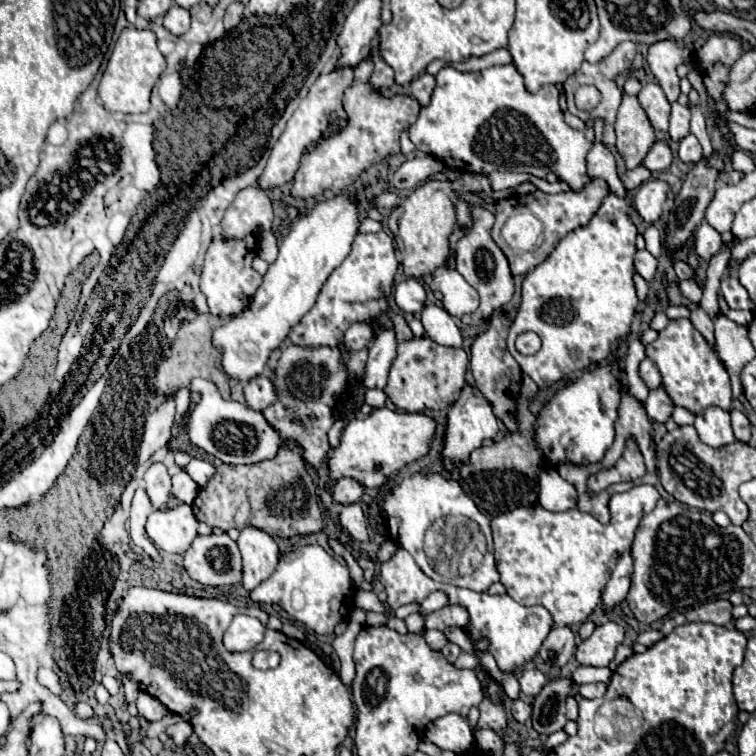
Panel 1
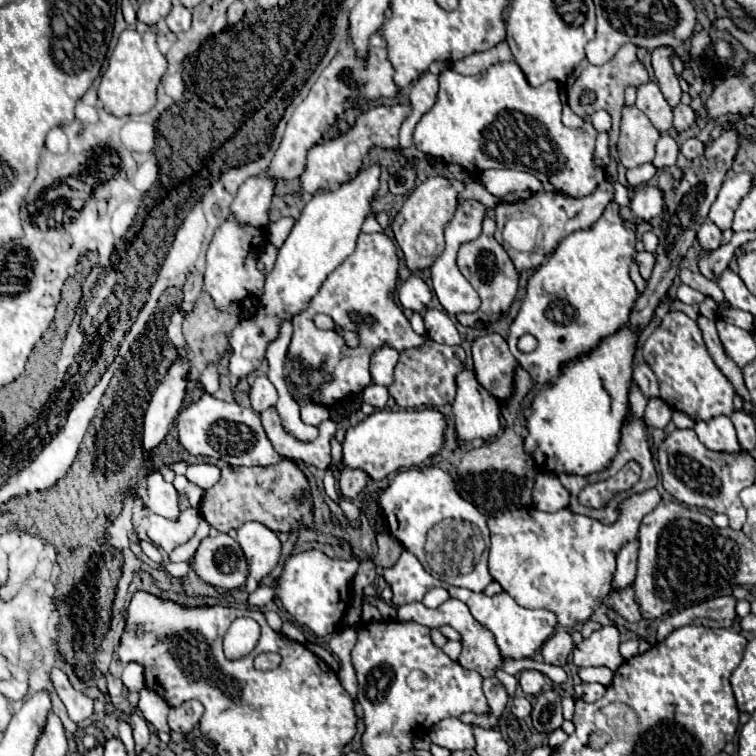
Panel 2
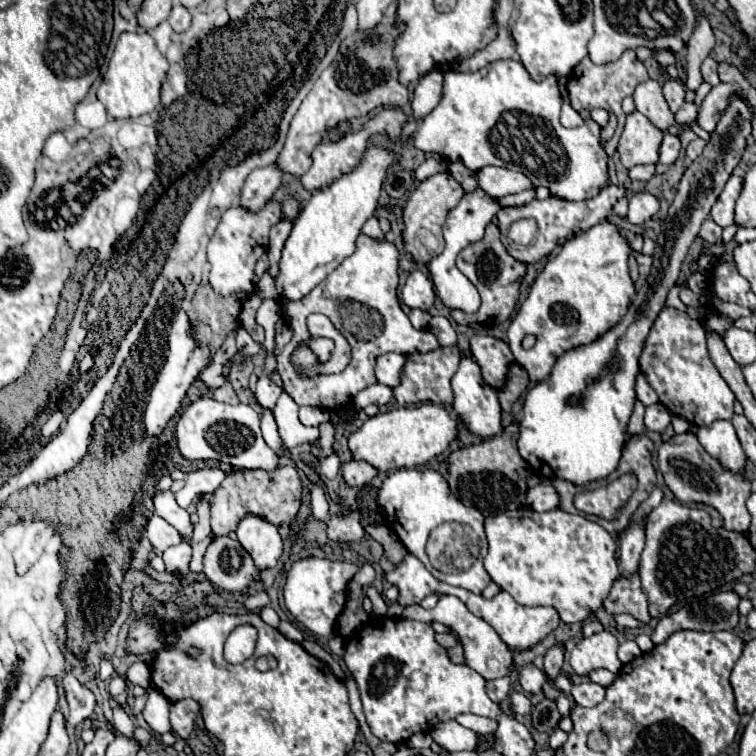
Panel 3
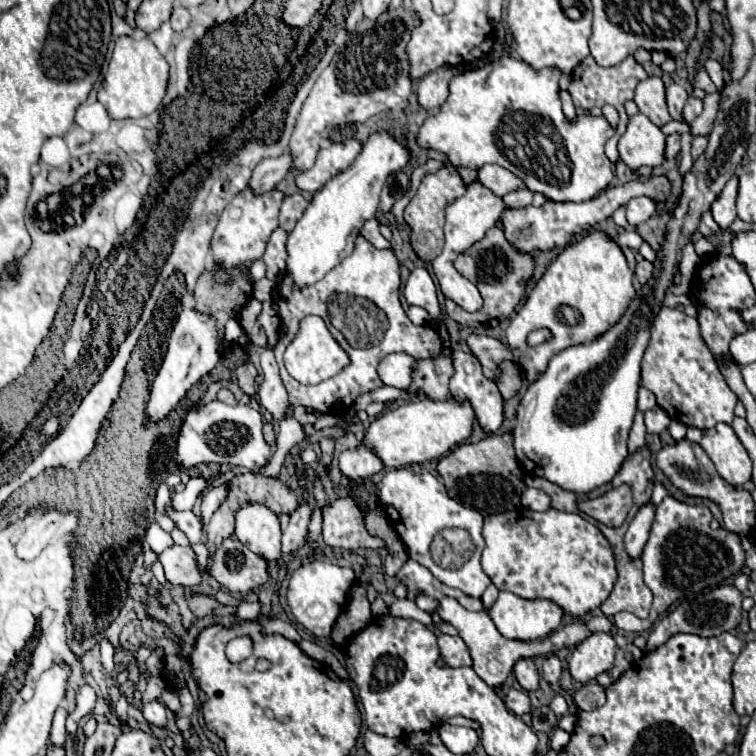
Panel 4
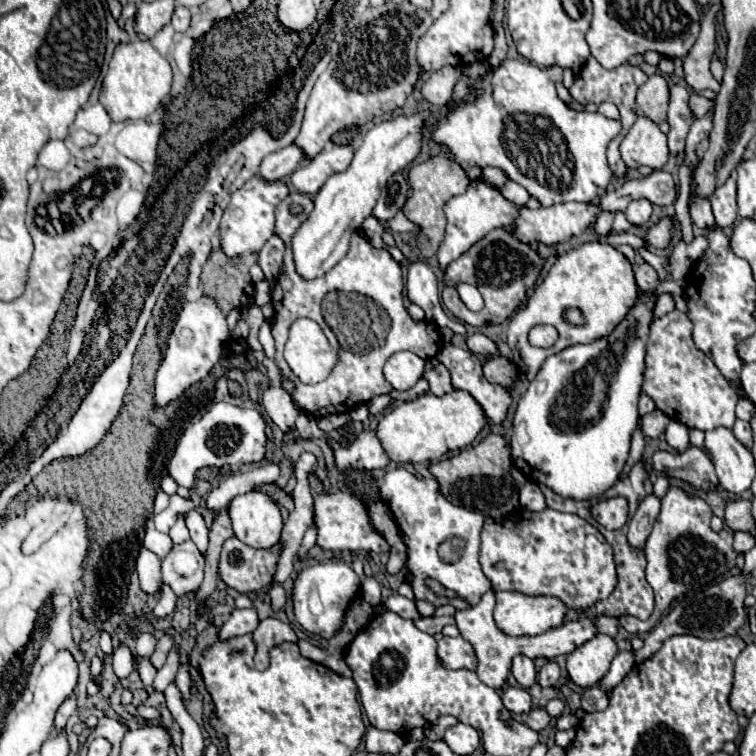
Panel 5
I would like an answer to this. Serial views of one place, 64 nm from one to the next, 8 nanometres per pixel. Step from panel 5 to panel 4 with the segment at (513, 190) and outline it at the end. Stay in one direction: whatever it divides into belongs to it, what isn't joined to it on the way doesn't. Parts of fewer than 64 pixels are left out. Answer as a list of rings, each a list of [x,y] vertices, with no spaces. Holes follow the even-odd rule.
[[[516,190],[516,192],[508,192],[502,200],[504,200],[504,204],[508,206],[508,208],[522,208],[522,206],[528,206],[528,204],[532,204],[532,192],[530,190]]]

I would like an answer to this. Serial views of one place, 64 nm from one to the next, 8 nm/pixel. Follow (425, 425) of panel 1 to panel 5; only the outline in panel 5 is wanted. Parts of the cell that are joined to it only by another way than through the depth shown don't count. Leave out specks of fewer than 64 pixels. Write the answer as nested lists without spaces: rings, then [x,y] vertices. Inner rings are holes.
[[[452,390],[444,396],[434,396],[430,392],[418,396],[416,400],[396,406],[392,412],[386,412],[374,434],[378,436],[384,452],[396,464],[404,462],[436,462],[448,452],[458,452],[472,444],[486,424],[486,416],[476,400],[464,390]]]

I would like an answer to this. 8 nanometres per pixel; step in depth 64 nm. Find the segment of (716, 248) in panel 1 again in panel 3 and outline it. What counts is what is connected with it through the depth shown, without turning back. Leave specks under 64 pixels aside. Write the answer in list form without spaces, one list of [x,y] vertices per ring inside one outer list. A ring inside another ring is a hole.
[[[706,218],[704,224],[702,224],[702,228],[700,228],[700,238],[706,244],[716,244],[720,236],[722,236],[722,228],[712,218]]]

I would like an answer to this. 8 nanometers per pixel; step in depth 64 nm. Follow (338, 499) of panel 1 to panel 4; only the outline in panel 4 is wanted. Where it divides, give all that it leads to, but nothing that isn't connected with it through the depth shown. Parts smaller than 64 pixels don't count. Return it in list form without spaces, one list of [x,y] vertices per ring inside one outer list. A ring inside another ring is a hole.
[[[360,444],[354,450],[344,450],[340,454],[340,470],[350,480],[366,480],[372,474],[382,472],[384,464],[380,464],[380,460]]]

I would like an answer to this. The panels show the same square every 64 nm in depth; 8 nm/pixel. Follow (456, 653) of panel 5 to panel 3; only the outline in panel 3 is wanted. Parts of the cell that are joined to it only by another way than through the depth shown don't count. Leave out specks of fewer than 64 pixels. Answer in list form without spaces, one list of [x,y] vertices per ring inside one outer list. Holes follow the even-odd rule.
[[[436,633],[435,639],[438,644],[446,648],[446,652],[448,652],[448,656],[450,656],[450,660],[452,660],[452,662],[456,662],[456,652],[460,652],[458,638],[446,633]]]

